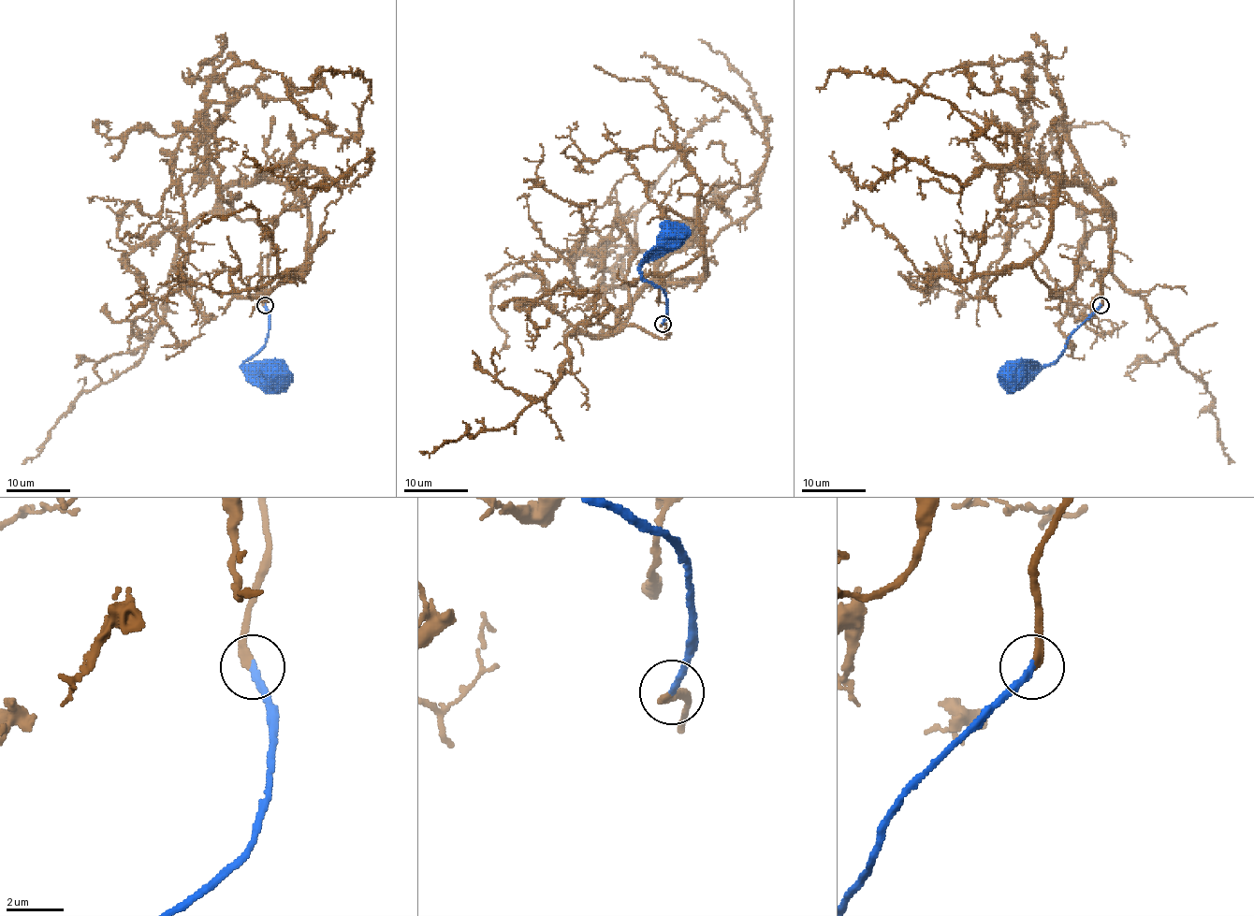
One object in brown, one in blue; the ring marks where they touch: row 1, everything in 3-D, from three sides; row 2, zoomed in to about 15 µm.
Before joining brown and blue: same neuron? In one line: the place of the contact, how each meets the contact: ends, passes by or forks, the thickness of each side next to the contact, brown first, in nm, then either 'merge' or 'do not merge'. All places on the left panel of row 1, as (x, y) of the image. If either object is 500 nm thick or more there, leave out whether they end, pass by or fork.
at (265, 305); brown ends there; blue ends there; 260 nm thick on the brown side, 220 nm on the other; merge

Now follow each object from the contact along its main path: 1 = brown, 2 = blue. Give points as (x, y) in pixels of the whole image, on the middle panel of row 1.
1: (663, 323), (658, 339), (619, 325), (619, 313), (653, 283), (707, 273), (700, 179), (657, 89), (594, 65)
2: (663, 323), (666, 294), (648, 283), (640, 271), (642, 265), (663, 246), (663, 235), (666, 232), (671, 233)

